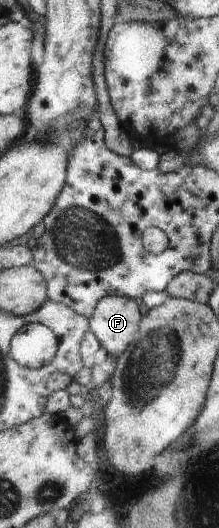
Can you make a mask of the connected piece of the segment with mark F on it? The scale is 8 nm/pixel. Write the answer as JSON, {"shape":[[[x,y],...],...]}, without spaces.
{"shape":[[[122,295],[104,297],[91,319],[93,333],[116,359],[132,349],[142,324],[140,303]]]}

